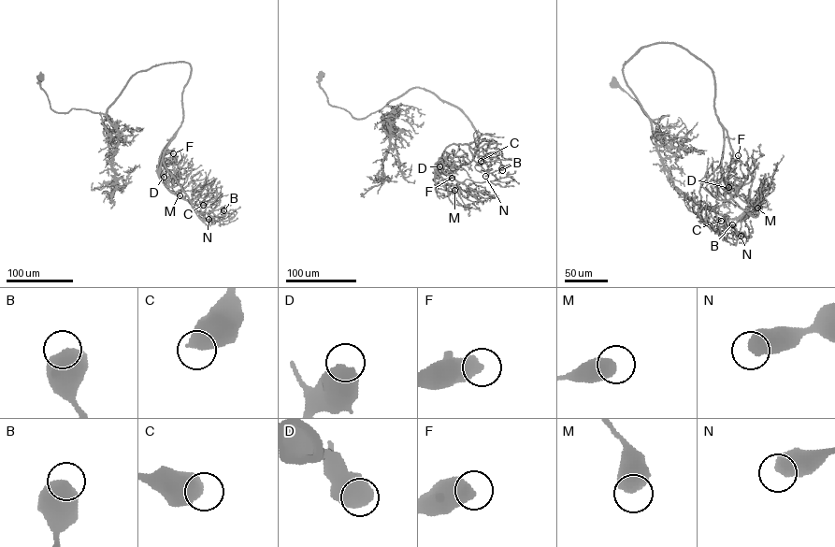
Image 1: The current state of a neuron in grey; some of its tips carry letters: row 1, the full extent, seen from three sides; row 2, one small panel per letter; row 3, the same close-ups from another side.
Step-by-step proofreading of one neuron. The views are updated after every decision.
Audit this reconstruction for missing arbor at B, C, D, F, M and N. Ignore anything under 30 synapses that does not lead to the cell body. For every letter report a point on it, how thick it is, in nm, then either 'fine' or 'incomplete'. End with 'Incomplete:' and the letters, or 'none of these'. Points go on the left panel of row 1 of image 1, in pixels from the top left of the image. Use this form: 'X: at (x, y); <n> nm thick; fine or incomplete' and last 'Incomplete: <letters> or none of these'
B: at (223, 210); 750 nm thick; fine
C: at (203, 205); 650 nm thick; fine
D: at (164, 177); 650 nm thick; fine
F: at (173, 153); 600 nm thick; fine
M: at (179, 195); 700 nm thick; fine
N: at (208, 219); 700 nm thick; fine
Incomplete: none of these

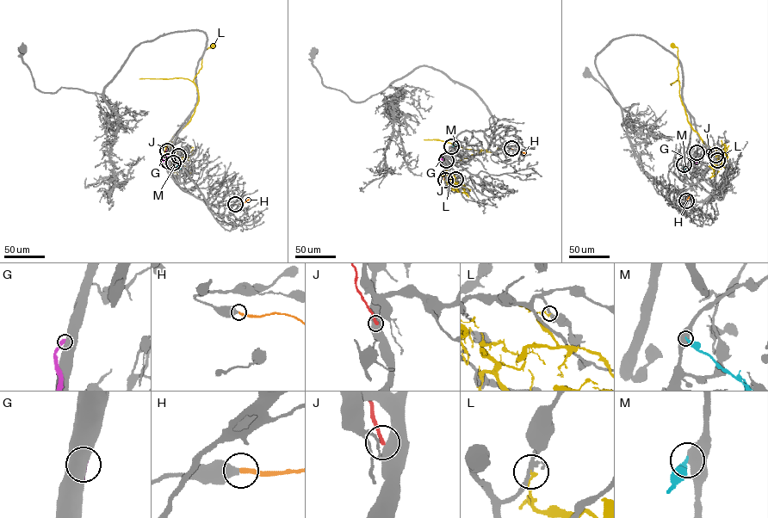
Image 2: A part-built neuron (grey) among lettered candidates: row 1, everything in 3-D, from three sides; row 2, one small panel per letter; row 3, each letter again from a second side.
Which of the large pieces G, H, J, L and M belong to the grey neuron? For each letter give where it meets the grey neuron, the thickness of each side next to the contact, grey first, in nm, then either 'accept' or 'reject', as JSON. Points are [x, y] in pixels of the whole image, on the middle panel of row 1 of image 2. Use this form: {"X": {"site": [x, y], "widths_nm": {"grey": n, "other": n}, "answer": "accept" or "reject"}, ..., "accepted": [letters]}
{"G": {"site": [446, 160], "widths_nm": {"grey": 900, "other": 440}, "answer": "reject"}, "H": {"site": [511, 148], "widths_nm": {"grey": 550, "other": 260}, "answer": "accept"}, "J": {"site": [445, 180], "widths_nm": {"grey": 750, "other": 240}, "answer": "reject"}, "L": {"site": [455, 179], "widths_nm": {"grey": 200, "other": 180}, "answer": "reject"}, "M": {"site": [451, 146], "widths_nm": {"grey": 850, "other": 280}, "answer": "reject"}, "accepted": ["H"]}

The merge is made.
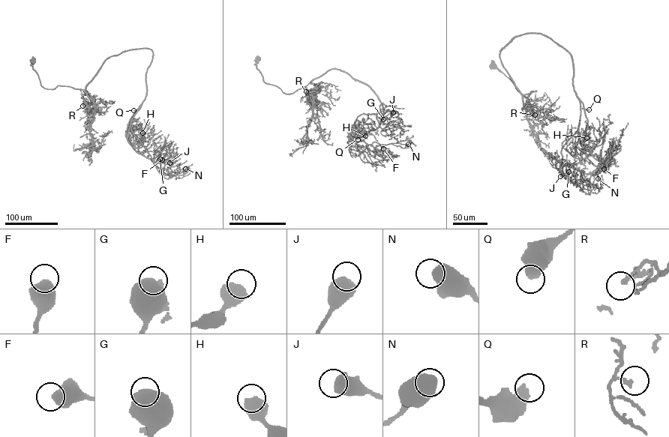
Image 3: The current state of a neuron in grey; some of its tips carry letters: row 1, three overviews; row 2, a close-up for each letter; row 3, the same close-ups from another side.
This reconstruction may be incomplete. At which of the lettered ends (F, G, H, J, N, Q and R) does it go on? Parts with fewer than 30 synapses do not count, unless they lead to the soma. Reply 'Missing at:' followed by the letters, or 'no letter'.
Missing at: H

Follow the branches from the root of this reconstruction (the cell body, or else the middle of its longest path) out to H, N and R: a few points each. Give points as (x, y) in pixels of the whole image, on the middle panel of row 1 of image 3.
H: (257, 58), (264, 82), (286, 93), (331, 69), (365, 83), (383, 113), (375, 130), (349, 130), (365, 136)
N: (257, 58), (264, 82), (286, 94), (346, 72), (383, 113), (375, 130), (349, 133), (408, 144)
R: (257, 58), (256, 67), (265, 82), (287, 94), (309, 83), (319, 86), (316, 90), (306, 91)

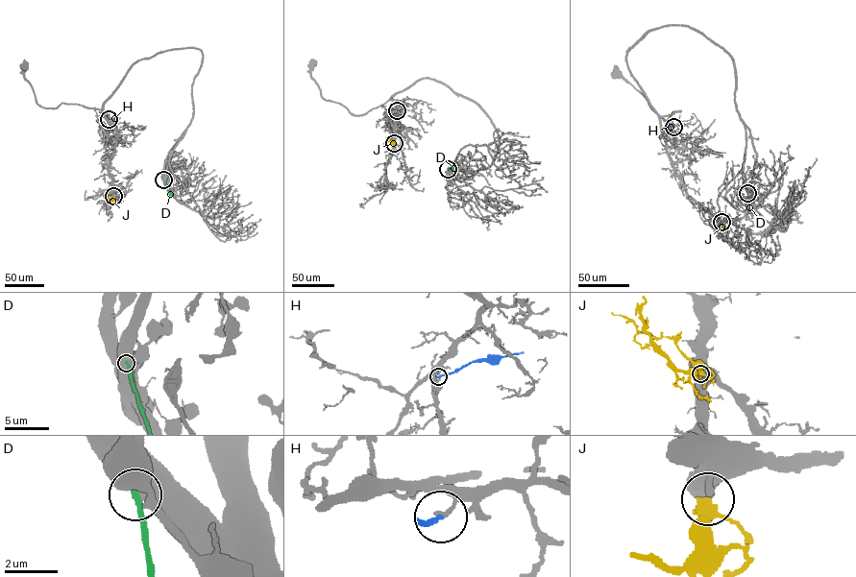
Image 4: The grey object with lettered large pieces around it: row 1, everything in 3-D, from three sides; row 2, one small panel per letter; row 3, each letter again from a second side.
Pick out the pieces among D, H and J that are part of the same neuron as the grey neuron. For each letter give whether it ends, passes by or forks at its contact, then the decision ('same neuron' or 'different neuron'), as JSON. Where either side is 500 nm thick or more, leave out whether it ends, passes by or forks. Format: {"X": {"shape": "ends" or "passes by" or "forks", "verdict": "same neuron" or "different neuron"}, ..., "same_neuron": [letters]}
{"D": {"verdict": "different neuron"}, "H": {"shape": "ends", "verdict": "different neuron"}, "J": {"shape": "passes by", "verdict": "same neuron"}, "same_neuron": ["J"]}

